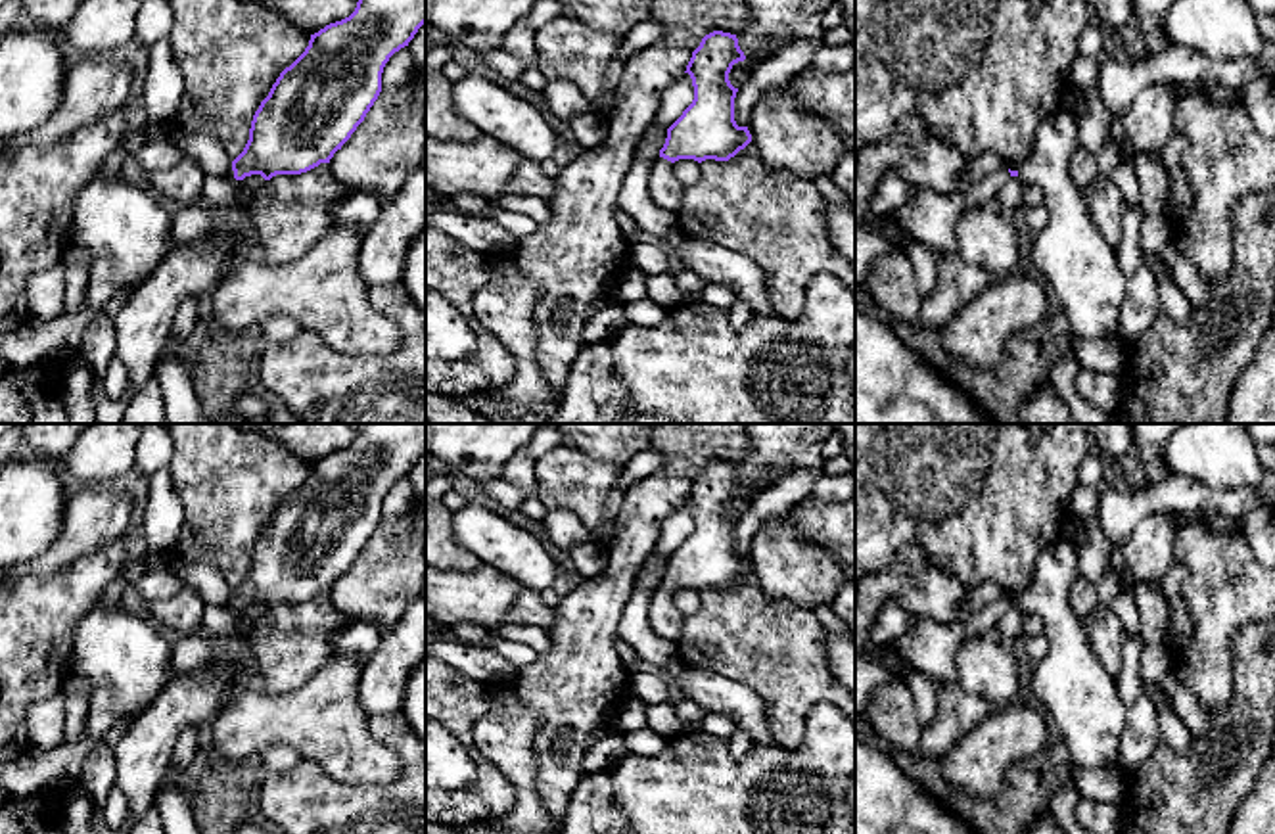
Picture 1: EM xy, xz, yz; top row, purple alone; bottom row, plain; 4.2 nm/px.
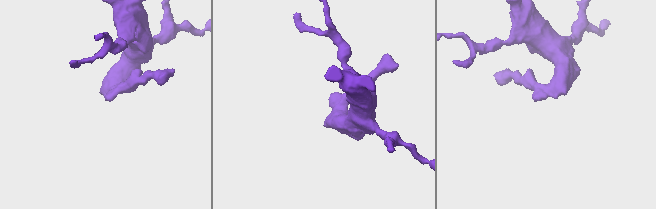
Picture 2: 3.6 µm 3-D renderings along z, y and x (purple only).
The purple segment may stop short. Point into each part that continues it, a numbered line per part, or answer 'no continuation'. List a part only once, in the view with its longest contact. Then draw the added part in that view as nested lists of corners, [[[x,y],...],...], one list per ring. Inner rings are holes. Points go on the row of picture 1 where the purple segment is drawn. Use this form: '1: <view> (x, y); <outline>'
1: xz (666, 190); [[[658,157],[652,165],[650,178],[648,178],[650,197],[656,207],[679,213],[683,207],[683,192],[684,186],[673,174],[673,163]]]

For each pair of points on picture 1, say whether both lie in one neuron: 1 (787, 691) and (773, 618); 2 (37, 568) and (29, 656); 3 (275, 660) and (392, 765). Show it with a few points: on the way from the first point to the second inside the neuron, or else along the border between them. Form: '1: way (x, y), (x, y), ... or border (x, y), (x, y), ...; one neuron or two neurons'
1: way (787, 673), (781, 654), (773, 647), (773, 635); one neuron
2: border (77, 558), (54, 574), (20, 578); two neurons
3: border (334, 654), (296, 689), (278, 694), (263, 691); two neurons

